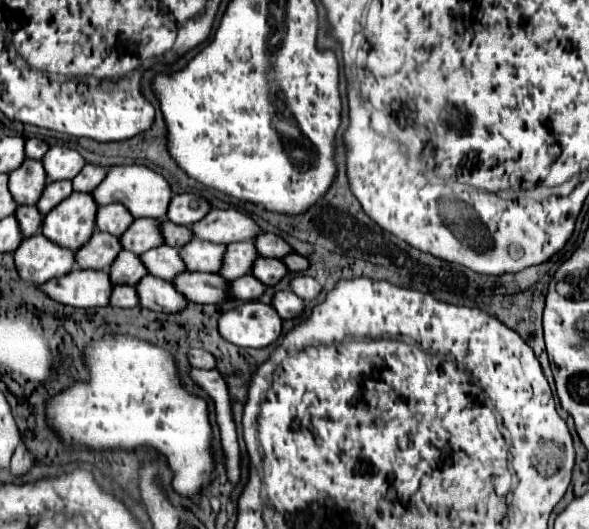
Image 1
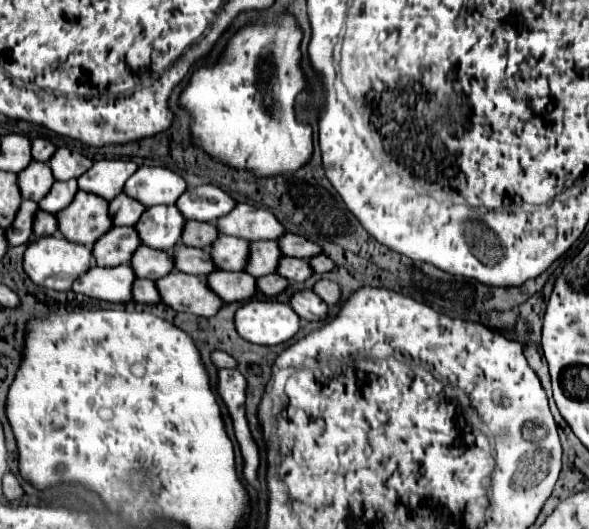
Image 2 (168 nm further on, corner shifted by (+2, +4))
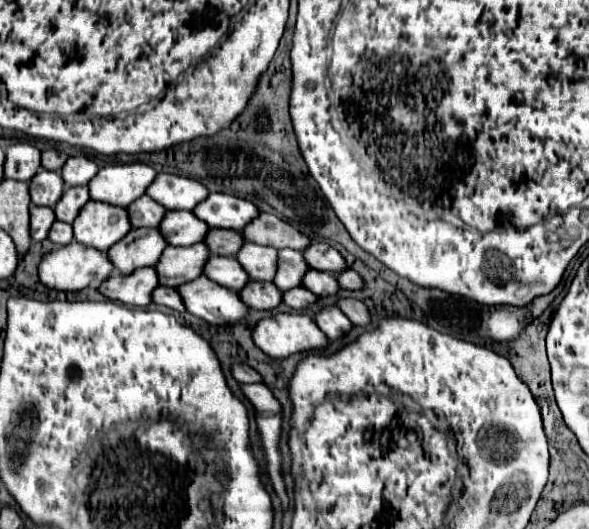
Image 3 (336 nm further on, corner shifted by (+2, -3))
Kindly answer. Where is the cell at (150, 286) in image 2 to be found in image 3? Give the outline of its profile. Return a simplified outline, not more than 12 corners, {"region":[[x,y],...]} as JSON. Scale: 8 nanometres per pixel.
{"region":[[166,286],[154,288],[152,302],[176,312],[186,310],[178,292]]}

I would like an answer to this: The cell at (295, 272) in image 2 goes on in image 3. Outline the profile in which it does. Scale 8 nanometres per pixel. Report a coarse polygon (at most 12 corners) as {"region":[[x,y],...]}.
{"region":[[308,270],[302,286],[316,296],[336,294],[332,272]]}

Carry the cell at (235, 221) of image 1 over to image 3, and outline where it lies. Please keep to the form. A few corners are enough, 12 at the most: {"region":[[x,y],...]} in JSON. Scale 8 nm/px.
{"region":[[260,212],[240,232],[246,242],[304,250],[308,236]]}

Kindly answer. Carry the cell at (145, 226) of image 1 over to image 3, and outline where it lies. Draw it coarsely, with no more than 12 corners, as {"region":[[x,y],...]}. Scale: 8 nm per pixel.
{"region":[[168,210],[158,228],[170,246],[202,242],[208,224]]}

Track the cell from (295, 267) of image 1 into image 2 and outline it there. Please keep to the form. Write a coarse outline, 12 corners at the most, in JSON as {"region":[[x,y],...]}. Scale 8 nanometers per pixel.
{"region":[[328,255],[312,257],[316,273],[328,273],[336,269]]}

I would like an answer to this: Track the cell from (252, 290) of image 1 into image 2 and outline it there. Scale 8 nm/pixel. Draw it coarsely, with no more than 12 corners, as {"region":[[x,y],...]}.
{"region":[[278,275],[258,279],[258,291],[268,297],[280,295],[290,281]]}

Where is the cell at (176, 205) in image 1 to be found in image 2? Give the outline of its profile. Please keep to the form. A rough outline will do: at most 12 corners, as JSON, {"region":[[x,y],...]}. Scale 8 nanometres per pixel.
{"region":[[220,187],[188,189],[176,201],[186,219],[214,223],[236,207]]}

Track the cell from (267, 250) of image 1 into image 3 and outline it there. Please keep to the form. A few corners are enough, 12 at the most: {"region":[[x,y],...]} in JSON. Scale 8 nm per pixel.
{"region":[[312,242],[302,254],[314,270],[346,270],[330,244]]}

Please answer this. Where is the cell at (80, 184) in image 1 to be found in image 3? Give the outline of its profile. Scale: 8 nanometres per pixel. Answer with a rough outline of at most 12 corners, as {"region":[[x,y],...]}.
{"region":[[104,166],[90,198],[126,208],[146,192],[154,168]]}

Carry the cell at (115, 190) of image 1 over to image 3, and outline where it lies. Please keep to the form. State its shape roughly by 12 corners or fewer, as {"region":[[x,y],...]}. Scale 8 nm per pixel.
{"region":[[158,174],[146,190],[166,210],[192,210],[208,190],[190,178]]}

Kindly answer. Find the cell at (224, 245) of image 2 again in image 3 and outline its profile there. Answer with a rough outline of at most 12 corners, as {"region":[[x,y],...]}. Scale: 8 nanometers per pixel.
{"region":[[246,242],[236,260],[252,280],[276,274],[276,248]]}

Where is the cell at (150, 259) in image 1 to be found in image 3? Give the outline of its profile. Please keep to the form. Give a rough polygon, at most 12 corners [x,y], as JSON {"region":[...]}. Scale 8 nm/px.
{"region":[[210,256],[204,276],[232,290],[250,280],[234,256]]}

